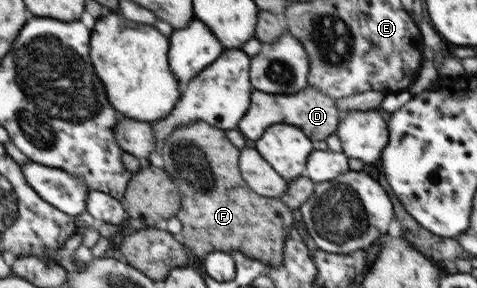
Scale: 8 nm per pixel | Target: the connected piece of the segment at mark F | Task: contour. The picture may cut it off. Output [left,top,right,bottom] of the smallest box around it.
[160,120,295,265]

